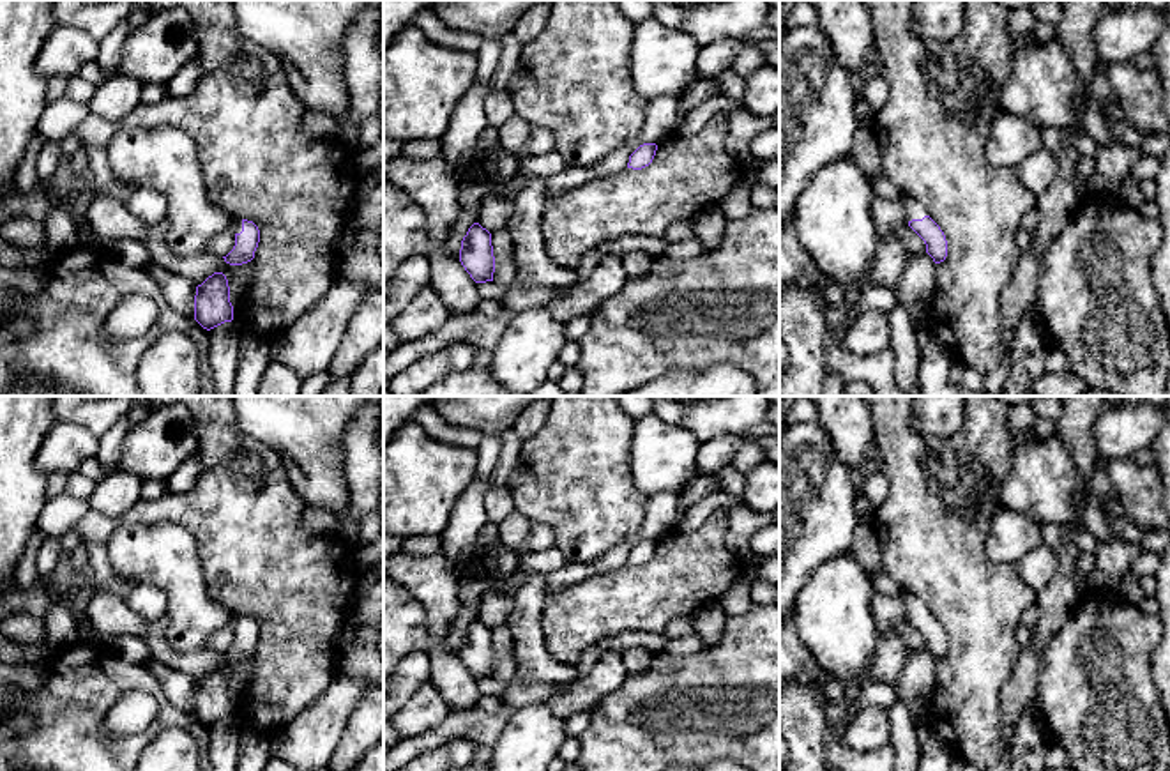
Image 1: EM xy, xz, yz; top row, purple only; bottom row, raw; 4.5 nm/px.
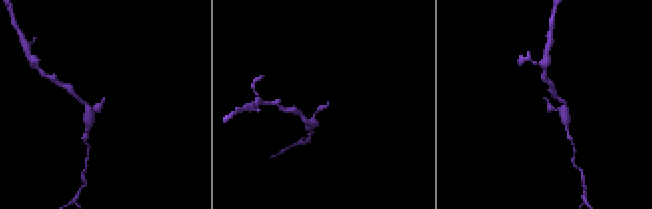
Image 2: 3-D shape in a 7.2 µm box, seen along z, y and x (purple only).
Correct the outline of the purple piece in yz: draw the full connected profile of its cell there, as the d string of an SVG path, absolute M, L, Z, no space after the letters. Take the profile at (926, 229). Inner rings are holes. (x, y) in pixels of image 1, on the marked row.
M901 195L908 226L924 240L926 253L935 263L947 256L947 240L940 226L928 216L921 202L908 195Z

